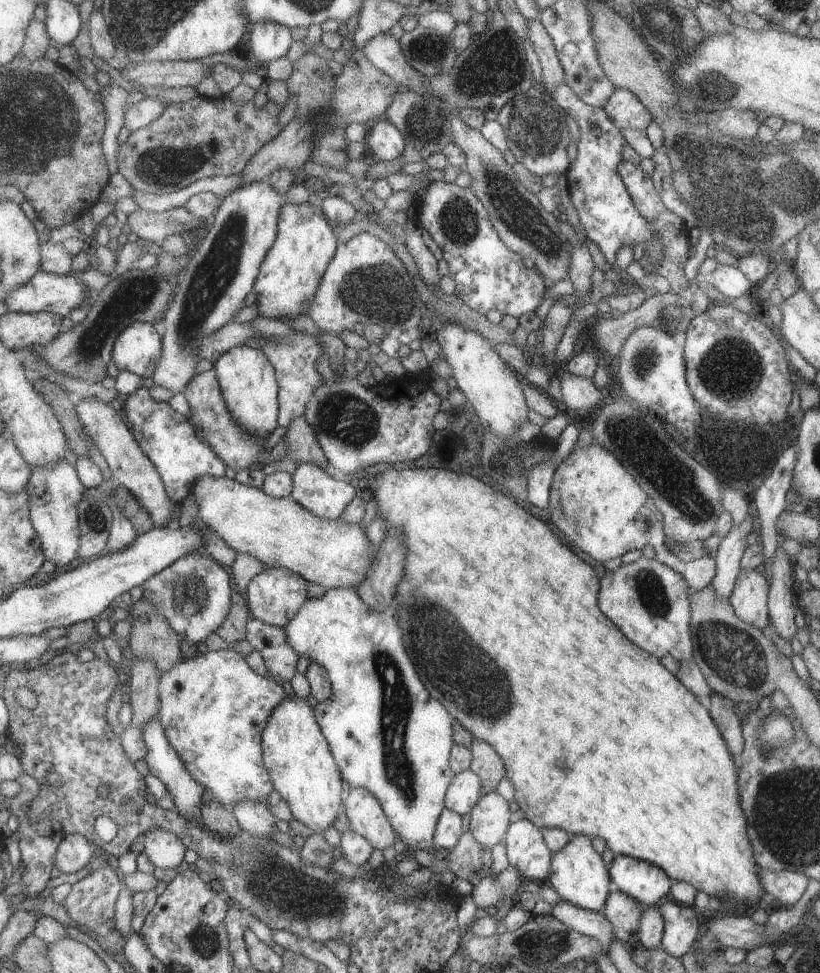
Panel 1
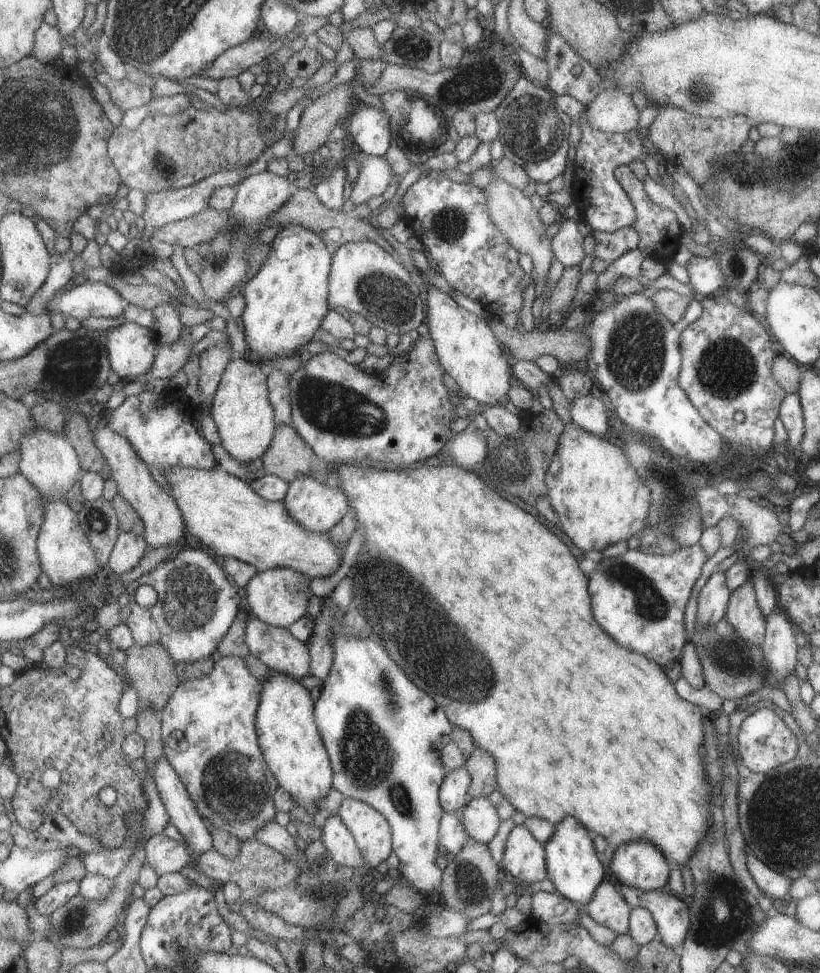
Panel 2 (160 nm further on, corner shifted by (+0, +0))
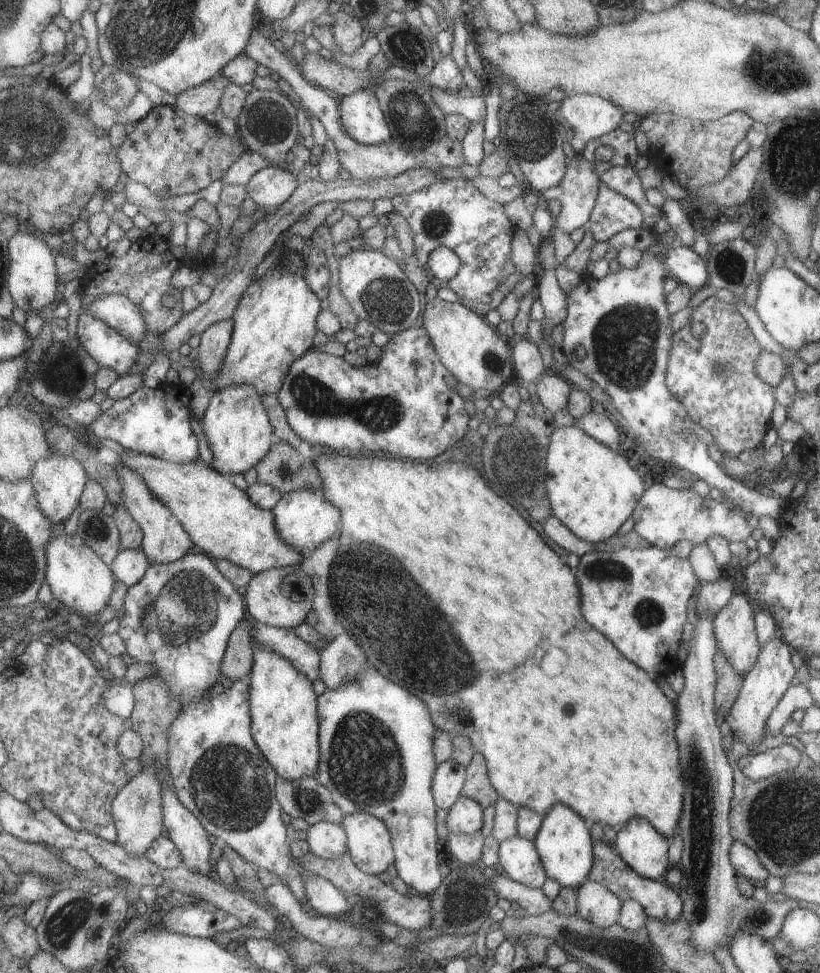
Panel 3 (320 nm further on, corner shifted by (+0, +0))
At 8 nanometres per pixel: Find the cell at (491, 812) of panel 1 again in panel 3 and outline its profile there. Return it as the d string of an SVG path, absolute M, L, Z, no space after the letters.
M462 795L447 810L445 827L449 834L480 834L483 809L477 802Z

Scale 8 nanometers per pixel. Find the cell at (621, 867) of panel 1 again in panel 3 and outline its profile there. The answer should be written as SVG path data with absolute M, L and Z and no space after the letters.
M633 817L618 827L612 845L621 861L641 877L660 880L671 866L667 855L669 840L643 818Z

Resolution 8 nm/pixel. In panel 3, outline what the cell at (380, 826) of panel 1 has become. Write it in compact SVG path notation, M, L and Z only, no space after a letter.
M364 812L342 815L346 834L346 849L359 870L383 877L389 864L394 863L390 834L386 826Z

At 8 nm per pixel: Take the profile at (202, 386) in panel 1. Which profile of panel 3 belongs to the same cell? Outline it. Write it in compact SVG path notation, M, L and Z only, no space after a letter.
M223 319L210 324L199 335L198 360L200 370L207 378L214 375L222 365L232 333L232 320Z

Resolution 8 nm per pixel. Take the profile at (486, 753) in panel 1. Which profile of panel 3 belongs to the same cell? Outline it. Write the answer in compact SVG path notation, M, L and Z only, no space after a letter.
M473 753L469 764L465 767L466 779L460 794L479 804L481 809L494 806L498 794L487 776L485 759L479 753Z

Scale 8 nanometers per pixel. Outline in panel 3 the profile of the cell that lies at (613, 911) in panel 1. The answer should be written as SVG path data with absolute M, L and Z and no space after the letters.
M585 879L574 889L574 896L574 916L601 929L616 923L622 902L600 883Z

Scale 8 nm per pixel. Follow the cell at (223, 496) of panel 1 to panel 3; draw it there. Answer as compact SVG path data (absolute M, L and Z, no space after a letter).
M127 449L118 455L118 460L123 466L130 468L137 476L141 477L145 486L148 486L149 492L159 502L162 502L179 521L183 530L189 535L191 542L213 560L228 560L237 566L250 570L253 575L270 568L296 566L298 562L301 562L304 554L298 553L292 547L281 542L277 536L271 511L261 510L249 502L244 491L237 489L231 483L229 476L218 473L203 462L174 463Z

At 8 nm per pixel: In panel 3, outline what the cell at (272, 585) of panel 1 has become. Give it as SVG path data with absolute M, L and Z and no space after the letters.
M284 566L270 568L251 575L246 584L245 608L255 622L268 627L293 629L303 623L307 612L312 609L314 588L311 579L300 572L297 567Z

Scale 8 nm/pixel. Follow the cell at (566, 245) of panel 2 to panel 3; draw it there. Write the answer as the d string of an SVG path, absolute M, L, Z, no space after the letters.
M581 154L573 155L570 159L566 159L566 165L565 165L565 174L563 175L563 178L561 181L559 181L555 186L547 188L547 190L542 190L543 195L539 196L545 196L540 198L557 198L559 200L561 205L561 210L558 216L553 219L553 224L555 228L560 229L564 234L569 235L573 230L576 228L579 228L581 226L587 225L588 218L591 212L591 209L593 208L593 205L596 201L596 196L598 193L599 188L599 180L598 176L596 175L596 170L594 169L594 164L591 161L585 160Z

